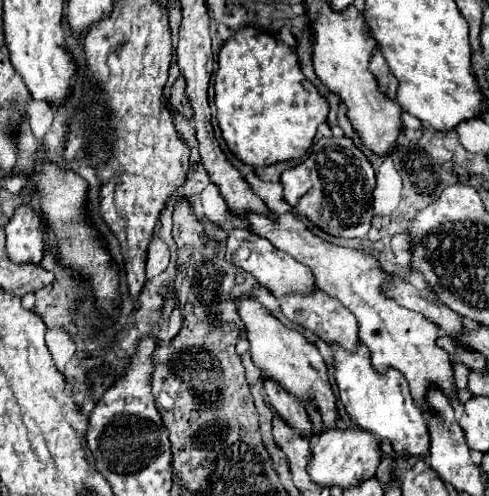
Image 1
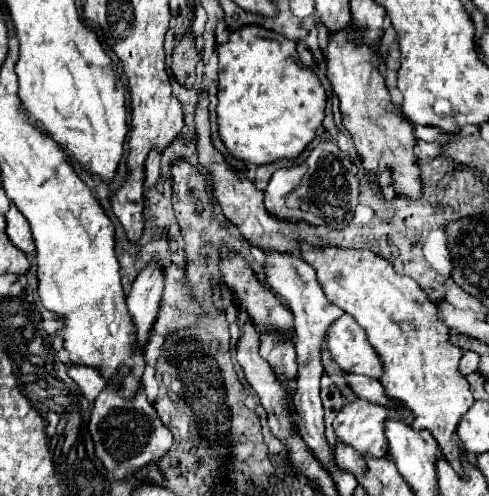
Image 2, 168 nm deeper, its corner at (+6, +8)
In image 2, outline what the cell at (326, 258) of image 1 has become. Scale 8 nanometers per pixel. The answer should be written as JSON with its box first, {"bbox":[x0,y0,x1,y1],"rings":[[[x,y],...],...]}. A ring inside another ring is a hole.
{"bbox":[299,242,473,472],"rings":[[[307,242],[299,244],[301,258],[309,262],[317,270],[317,280],[323,286],[327,300],[347,314],[351,314],[359,326],[365,330],[369,344],[381,356],[383,376],[381,384],[391,398],[397,398],[405,404],[405,408],[413,414],[411,426],[415,430],[429,430],[433,438],[439,442],[443,456],[449,460],[455,472],[463,472],[459,454],[461,446],[457,440],[457,422],[473,404],[473,396],[469,392],[467,380],[457,372],[457,364],[461,358],[461,350],[449,344],[449,328],[437,318],[435,304],[427,298],[427,294],[417,286],[417,282],[409,276],[397,274],[391,262],[373,254],[371,250],[355,250],[355,248],[339,248],[339,246],[309,246]]]}

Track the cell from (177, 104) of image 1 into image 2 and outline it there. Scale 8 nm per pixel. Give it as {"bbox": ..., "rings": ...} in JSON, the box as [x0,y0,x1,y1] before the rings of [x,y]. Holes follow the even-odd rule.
{"bbox":[173,34,201,88],"rings":[[[187,34],[181,38],[181,42],[173,50],[173,78],[179,86],[191,88],[197,78],[197,64],[201,62],[201,50],[199,42],[195,40],[193,34]]]}

